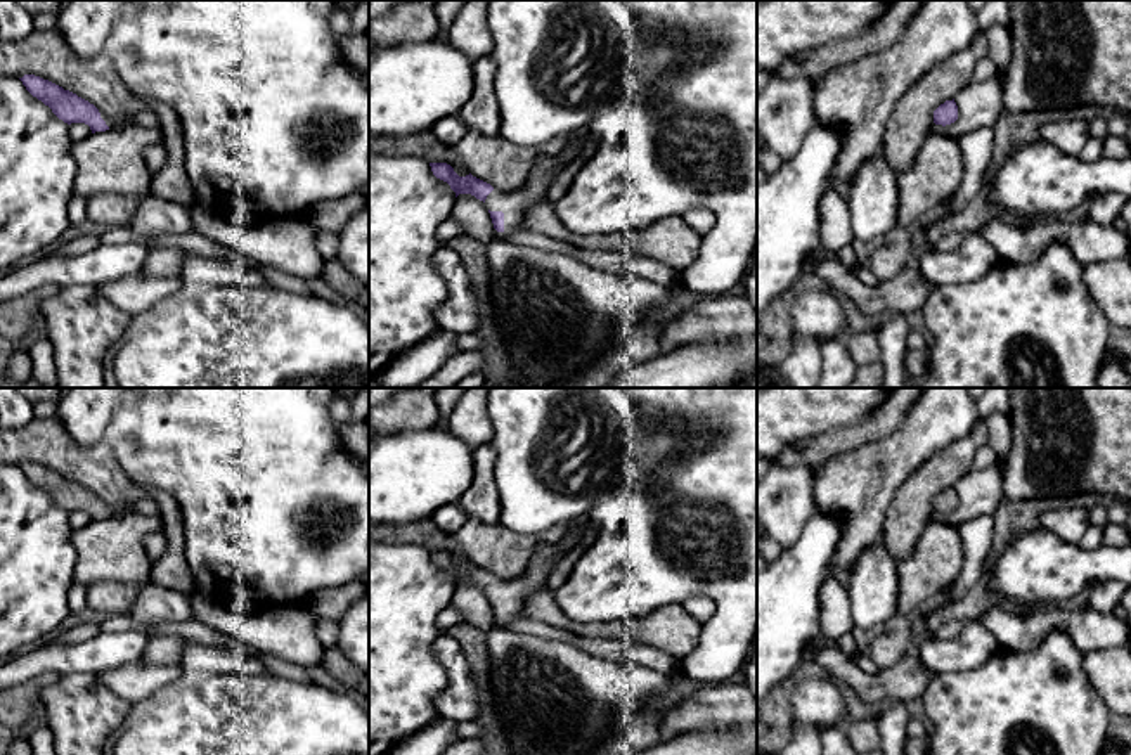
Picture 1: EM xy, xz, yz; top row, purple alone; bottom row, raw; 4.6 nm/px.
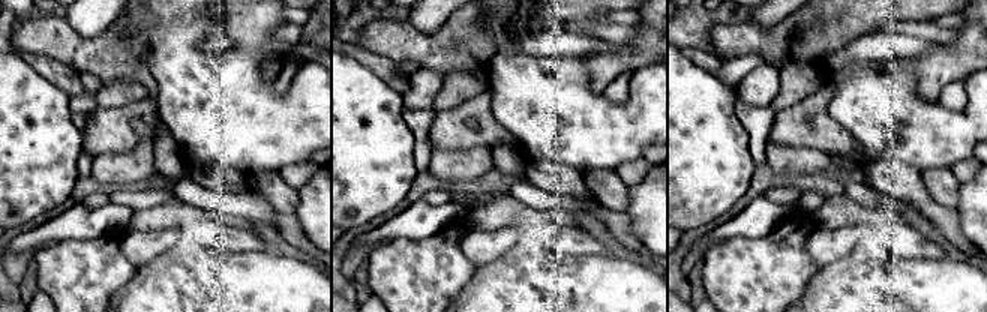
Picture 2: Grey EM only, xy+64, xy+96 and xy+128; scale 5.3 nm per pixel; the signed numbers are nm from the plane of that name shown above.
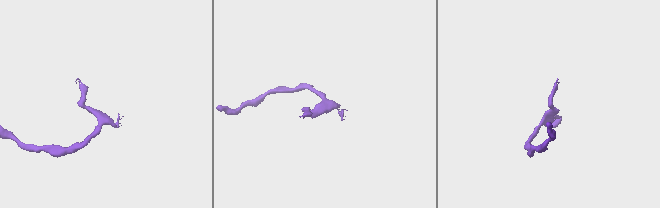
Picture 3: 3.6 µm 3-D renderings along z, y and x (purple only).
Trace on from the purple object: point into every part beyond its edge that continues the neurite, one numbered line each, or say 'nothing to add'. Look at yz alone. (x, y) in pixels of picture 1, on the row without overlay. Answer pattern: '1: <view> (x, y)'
nothing to add

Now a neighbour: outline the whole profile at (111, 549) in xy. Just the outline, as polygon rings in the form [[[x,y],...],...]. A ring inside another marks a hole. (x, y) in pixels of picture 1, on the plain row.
[[[130,511],[74,528],[71,532],[76,551],[73,582],[85,587],[106,580],[151,584],[152,563],[145,554],[144,539],[161,526],[159,516]]]

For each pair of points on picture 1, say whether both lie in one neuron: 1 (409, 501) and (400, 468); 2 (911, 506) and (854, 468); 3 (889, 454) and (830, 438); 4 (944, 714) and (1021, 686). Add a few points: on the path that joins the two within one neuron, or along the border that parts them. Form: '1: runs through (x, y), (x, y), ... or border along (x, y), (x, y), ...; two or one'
1: runs through (409, 492), (400, 477); one
2: border along (920, 464), (896, 492), (885, 518), (884, 535); two
3: border along (894, 430), (835, 451), (820, 464); two
4: runs through (963, 714), (993, 714), (1001, 705); one

